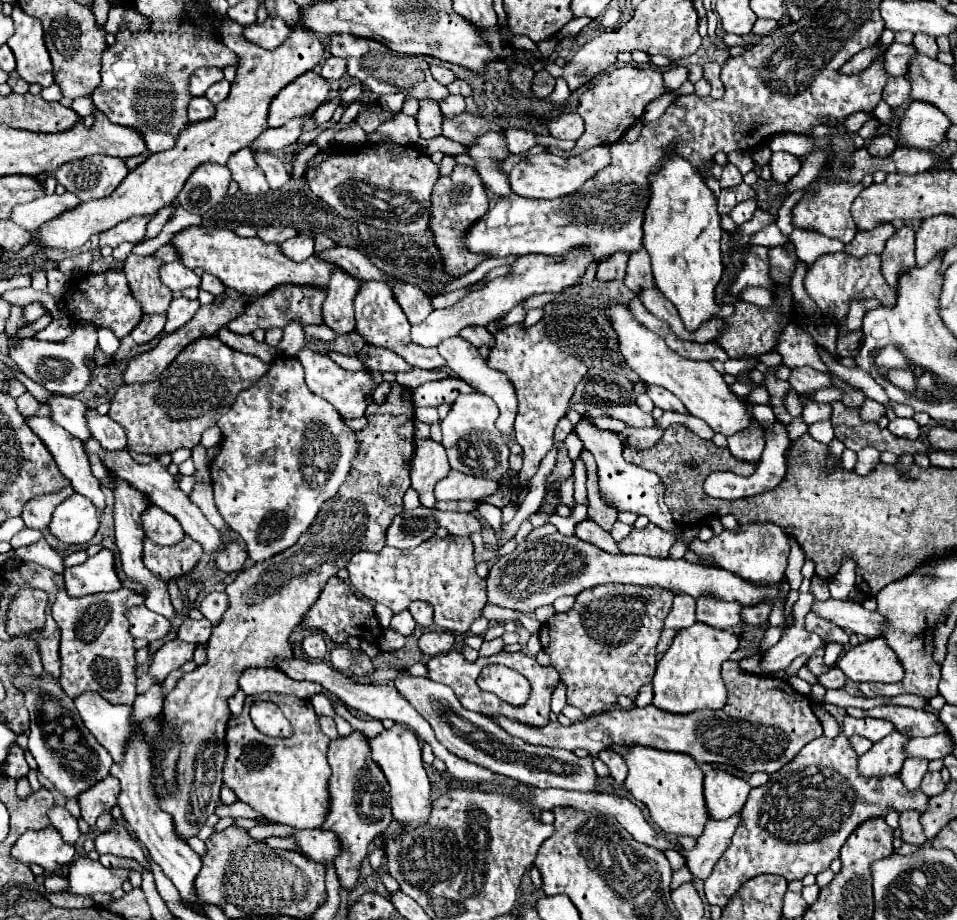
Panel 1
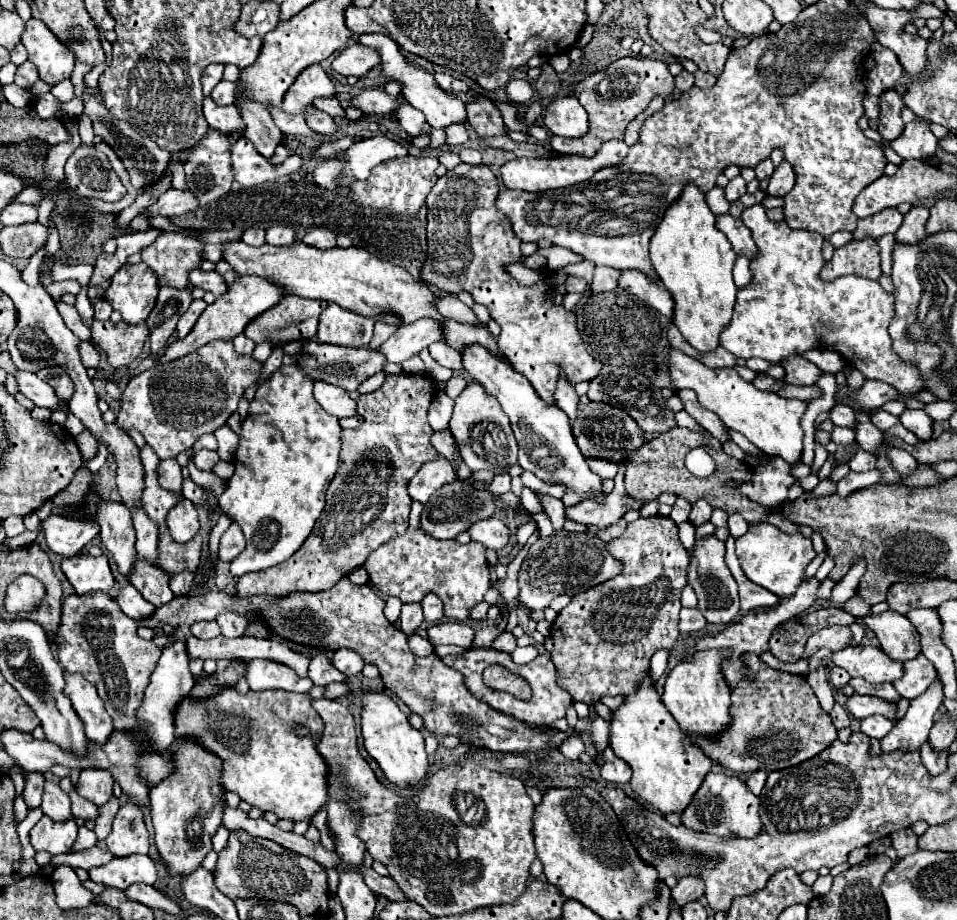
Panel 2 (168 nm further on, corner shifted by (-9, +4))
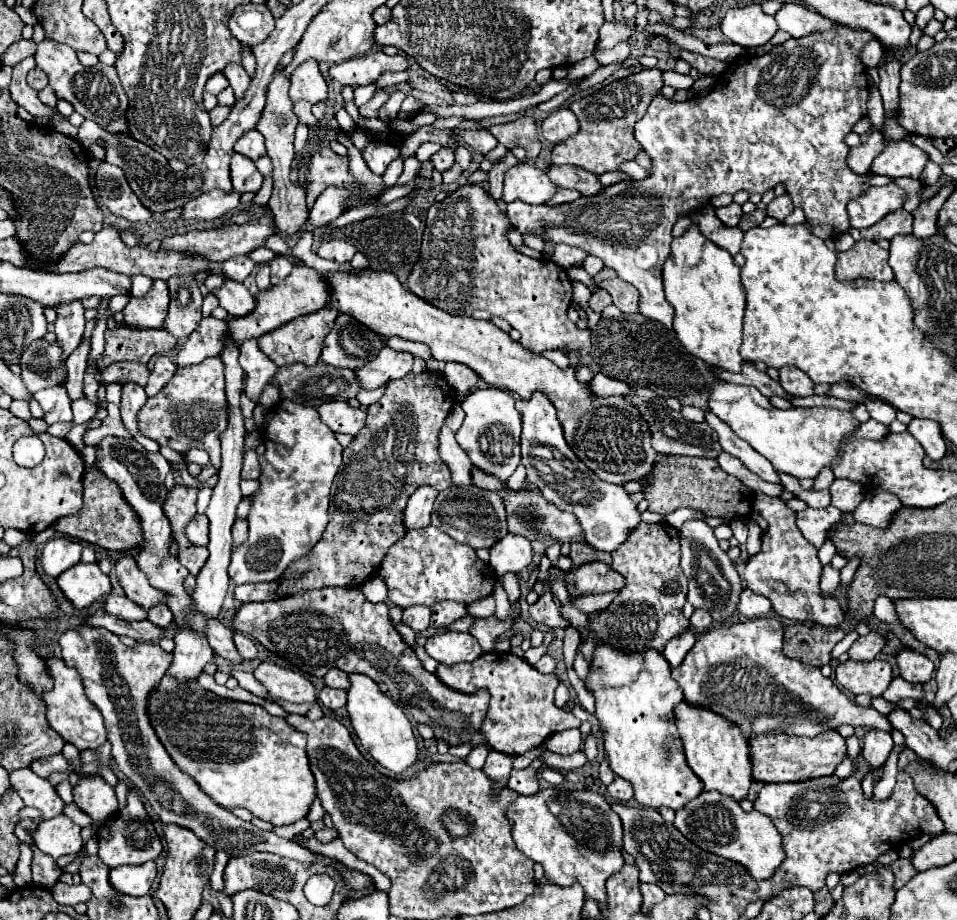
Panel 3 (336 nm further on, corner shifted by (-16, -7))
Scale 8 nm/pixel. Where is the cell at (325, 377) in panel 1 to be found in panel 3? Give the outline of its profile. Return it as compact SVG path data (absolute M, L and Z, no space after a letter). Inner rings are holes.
M328 402L318 408L322 422L332 432L356 436L366 422L366 414L360 408L352 408L348 402Z

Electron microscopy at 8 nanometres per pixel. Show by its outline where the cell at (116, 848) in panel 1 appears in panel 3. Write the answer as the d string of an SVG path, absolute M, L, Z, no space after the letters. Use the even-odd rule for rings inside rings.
M128 790L126 794L126 806L98 826L96 838L98 838L98 856L108 868L116 868L122 864L144 864L148 860L156 860L162 852L162 842L140 800L140 794L132 790Z

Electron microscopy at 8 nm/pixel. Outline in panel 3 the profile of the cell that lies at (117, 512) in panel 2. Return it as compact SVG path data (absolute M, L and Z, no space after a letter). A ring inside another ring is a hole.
M120 558L116 562L116 572L126 596L134 604L140 604L140 608L146 612L158 604L164 604L164 596L160 596L160 592L148 584L148 578L138 570L134 558Z

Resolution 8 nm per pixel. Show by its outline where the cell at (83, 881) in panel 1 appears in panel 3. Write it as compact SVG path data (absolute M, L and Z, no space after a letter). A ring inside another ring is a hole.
M146 862L142 866L120 866L110 870L110 882L118 892L130 896L146 896L158 874L156 862Z

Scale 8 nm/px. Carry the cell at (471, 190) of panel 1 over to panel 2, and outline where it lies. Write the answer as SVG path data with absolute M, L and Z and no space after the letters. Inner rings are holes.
M459 163L455 169L447 171L443 177L437 179L433 185L429 197L427 197L427 261L421 271L421 279L427 283L437 285L443 291L449 291L457 295L459 291L469 291L475 303L481 303L489 309L491 319L499 323L501 335L497 339L497 345L501 349L501 355L513 365L515 371L525 375L529 383L533 385L535 393L547 401L547 405L555 405L555 389L559 375L565 373L569 385L577 385L581 381L589 381L597 377L601 371L601 361L593 359L581 341L581 335L575 325L575 313L563 309L561 305L555 305L549 301L551 293L545 281L523 287L513 277L503 273L505 263L521 263L521 251L519 251L519 239L513 235L509 221L497 211L495 199L499 193L499 181L495 173L487 165L467 165Z

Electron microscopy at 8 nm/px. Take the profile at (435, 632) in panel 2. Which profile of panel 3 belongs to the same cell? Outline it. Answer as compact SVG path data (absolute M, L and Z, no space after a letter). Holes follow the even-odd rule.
M440 632L426 640L426 652L442 664L472 662L482 656L482 648L468 632Z

